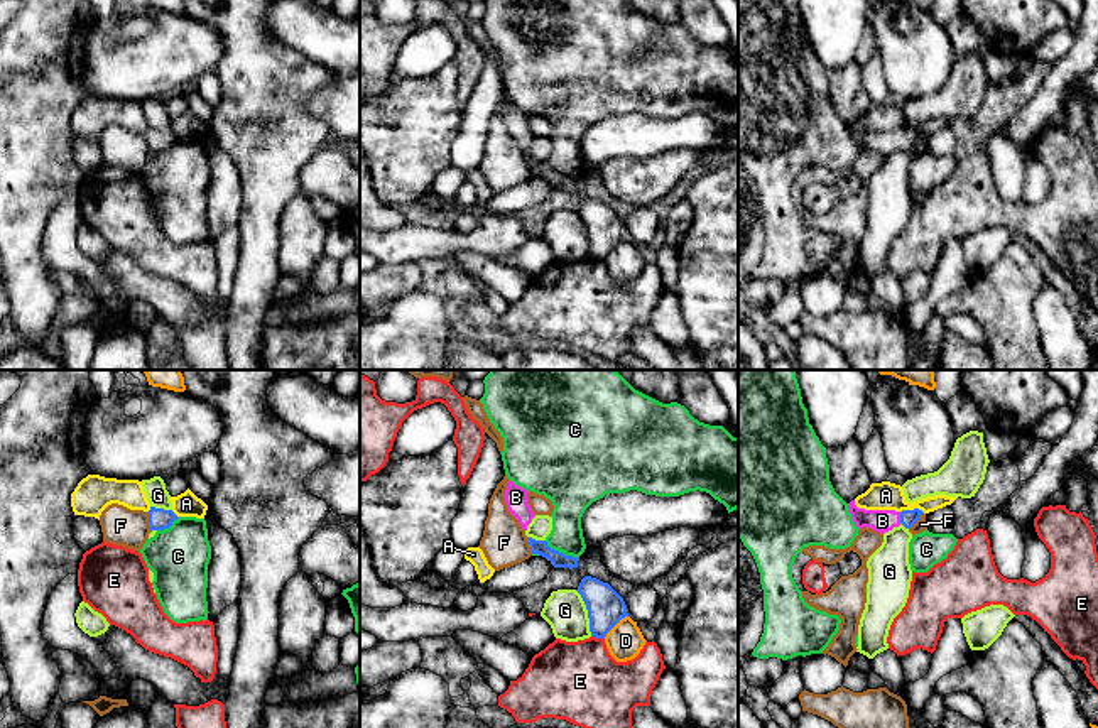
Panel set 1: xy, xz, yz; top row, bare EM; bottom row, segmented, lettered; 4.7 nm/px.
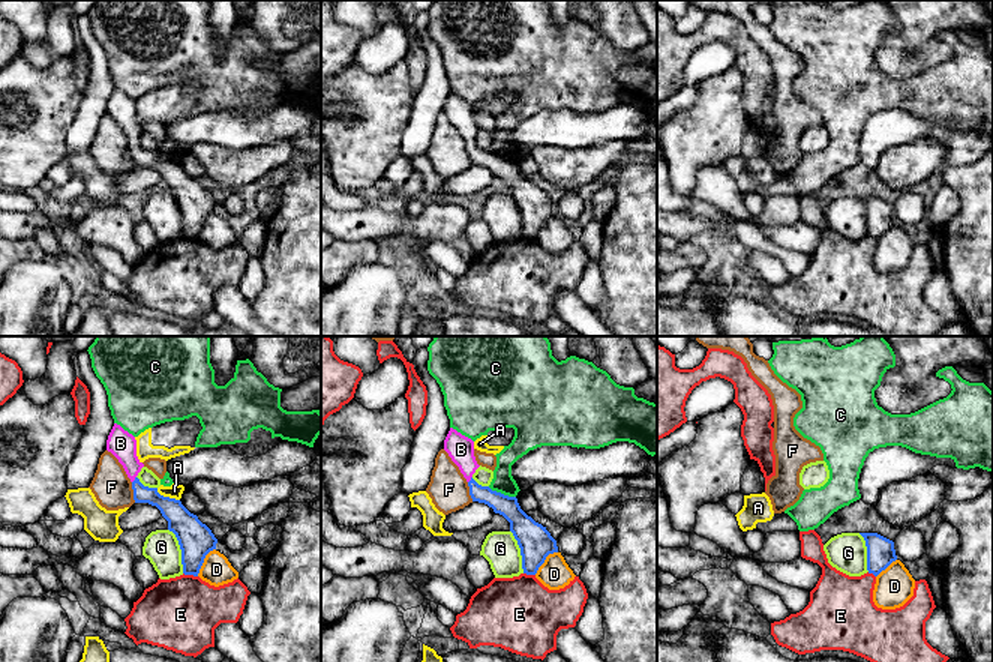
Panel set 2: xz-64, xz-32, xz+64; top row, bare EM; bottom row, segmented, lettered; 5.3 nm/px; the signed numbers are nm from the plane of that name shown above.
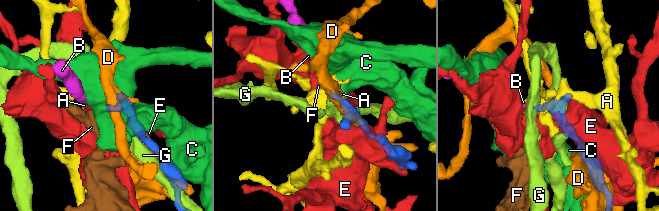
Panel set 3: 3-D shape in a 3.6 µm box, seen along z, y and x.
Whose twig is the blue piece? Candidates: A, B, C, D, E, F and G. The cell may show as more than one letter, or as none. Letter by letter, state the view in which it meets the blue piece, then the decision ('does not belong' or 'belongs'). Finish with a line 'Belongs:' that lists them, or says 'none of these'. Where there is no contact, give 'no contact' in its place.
A: meets blue in yz; does not belong
B: meets blue in yz; belongs
C: meets blue in xz; does not belong
D: meets blue in xz; does not belong
E: meets blue in xz; does not belong
F: meets blue in xy; does not belong
G: meets blue in xz; does not belong
Belongs: B

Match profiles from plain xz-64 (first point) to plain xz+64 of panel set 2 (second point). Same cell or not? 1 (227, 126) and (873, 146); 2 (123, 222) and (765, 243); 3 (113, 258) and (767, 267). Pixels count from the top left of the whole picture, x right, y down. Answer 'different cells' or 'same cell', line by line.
1: same cell
2: different cells
3: different cells

